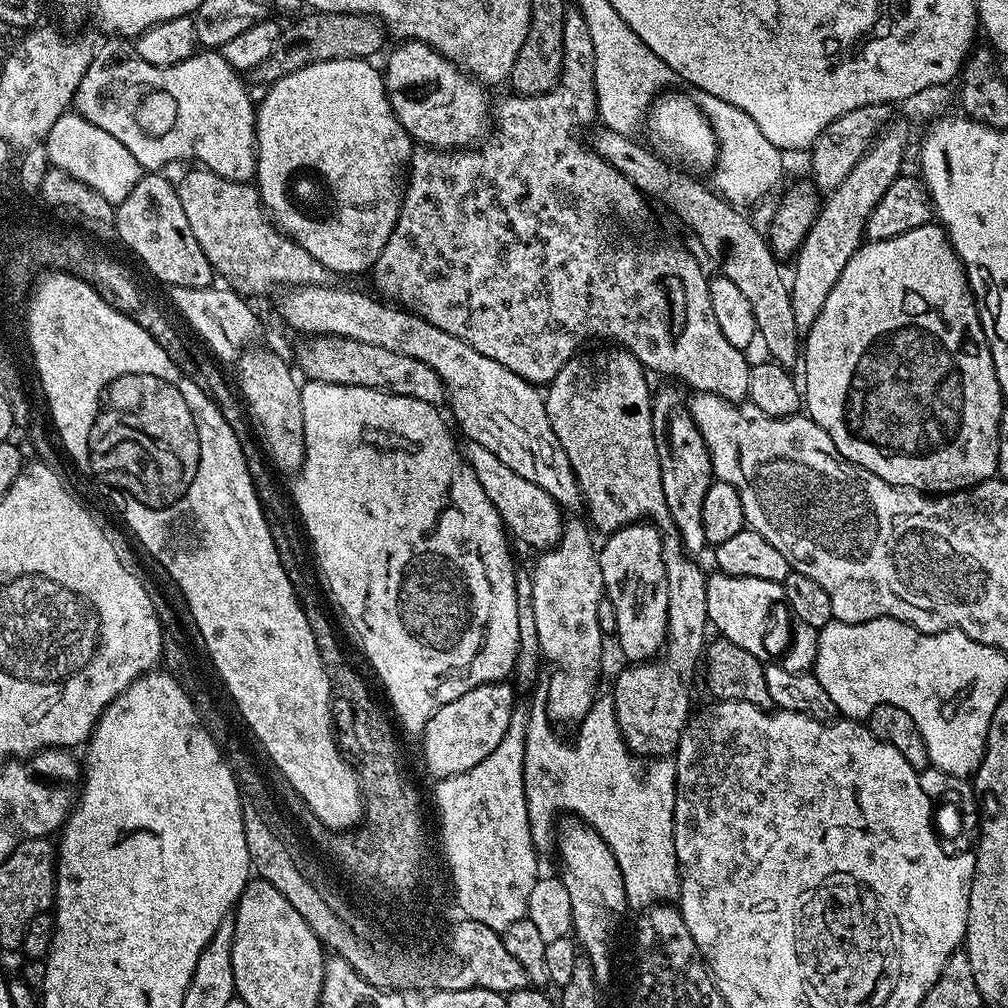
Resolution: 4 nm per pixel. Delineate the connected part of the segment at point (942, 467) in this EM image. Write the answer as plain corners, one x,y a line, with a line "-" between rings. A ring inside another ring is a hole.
929,222
906,234
898,234
885,240
868,240
860,245
850,262
846,262
846,270
838,274
838,282
834,282
830,298
826,298
826,306
822,306
822,314
818,314
814,326
803,337
803,364
802,404
807,415
818,426
822,426
826,434
830,434
841,456
870,470
870,474
878,474
878,478
894,486
912,488
915,492
925,494
958,492
979,484
981,480
991,480
996,476
998,422
1006,411
1006,397
1000,393
994,358
990,354
986,334
982,330
982,322
976,302
972,298
972,290
968,286
964,264
948,240
948,233
939,223

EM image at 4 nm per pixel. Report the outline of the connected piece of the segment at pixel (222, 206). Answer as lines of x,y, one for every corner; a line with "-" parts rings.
193,167
193,172
185,174
178,180
178,191
182,210
186,210
186,218
190,218
190,230
194,230
194,238
198,238
198,246
212,263
213,269
224,276
237,276
240,280
257,280
260,284
284,284
283,286
299,286
301,284
328,284
330,273
321,266
306,250
298,246
296,240
284,235
272,222
272,217
264,211
260,203
260,192
248,182
227,180
218,174
209,172
207,168

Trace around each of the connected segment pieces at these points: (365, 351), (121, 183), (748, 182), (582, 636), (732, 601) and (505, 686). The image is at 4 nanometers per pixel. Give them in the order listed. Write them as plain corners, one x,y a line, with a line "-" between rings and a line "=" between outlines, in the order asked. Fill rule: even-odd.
317,335
309,344
304,344
297,354
296,360
305,372
308,380
317,380
327,384
345,384
346,386
366,386
377,388
390,394
418,398
418,402
435,404
445,403
443,380
418,358
410,358
404,354
372,346
369,343
352,341
347,336
=
75,110
63,112
54,122
46,141
48,149
48,163
58,170
66,170
70,178
78,178
78,182
86,182
90,190
98,190
106,202
113,206
120,204
134,190
134,186
140,180
142,169
134,154
118,142
118,138
106,134
106,130
101,130
94,126
86,118
82,118
=
697,91
694,99
716,135
716,162
710,172
711,187
732,205
758,203
779,182
784,172
785,153
766,139
766,134
758,130
754,118
750,118
746,110
738,110
738,106
702,91
=
581,520
567,521
561,540
536,556
536,569
530,572
540,654
545,661
552,660
556,667
548,680
546,709
548,719
553,722
579,722
592,709
592,701
598,692
596,683
600,680
600,655
606,640
598,626
598,602
604,596
602,566
597,545
592,545
589,529
=
716,570
706,582
708,623
721,637
750,654
763,657
764,635
768,632
768,615
772,607
784,599
783,583
775,584
766,578
742,578
-
714,573
714,574
713,574
=
497,682
478,686
462,694
462,698
446,702
446,706
439,708
430,722
426,722
422,733
424,764
432,778
462,774
470,770
470,766
478,766
486,754
494,754
512,721
514,701
510,685
508,682

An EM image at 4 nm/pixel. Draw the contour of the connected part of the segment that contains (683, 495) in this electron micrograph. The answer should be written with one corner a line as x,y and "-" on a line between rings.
664,388
653,395
652,429
654,430
654,442
658,446
658,458
662,470
662,494
666,494
666,506
670,510
672,525
676,527
685,552
693,558
699,557
699,552
705,551
706,548
706,529
702,527
702,502
706,502
706,490
712,484
714,477
708,447
704,445
702,434
696,429
692,413
686,407
685,397
680,397
678,389

